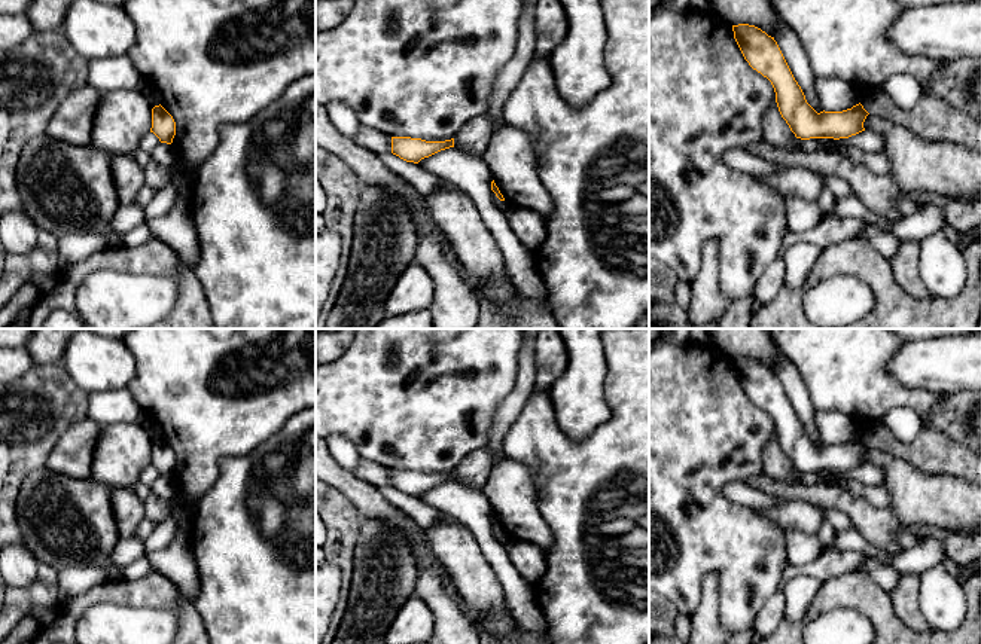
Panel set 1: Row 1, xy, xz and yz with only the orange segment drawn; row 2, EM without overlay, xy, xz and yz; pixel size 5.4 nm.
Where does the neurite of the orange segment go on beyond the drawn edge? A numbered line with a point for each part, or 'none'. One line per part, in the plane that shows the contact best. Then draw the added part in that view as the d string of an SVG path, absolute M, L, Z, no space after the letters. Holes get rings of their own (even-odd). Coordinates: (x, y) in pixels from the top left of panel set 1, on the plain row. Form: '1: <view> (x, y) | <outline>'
none

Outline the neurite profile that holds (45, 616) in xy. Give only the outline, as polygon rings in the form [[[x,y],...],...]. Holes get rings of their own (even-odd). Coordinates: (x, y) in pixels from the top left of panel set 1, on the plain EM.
[[[34,607],[25,616],[33,616],[39,623],[39,632],[48,629],[57,620],[57,607]]]

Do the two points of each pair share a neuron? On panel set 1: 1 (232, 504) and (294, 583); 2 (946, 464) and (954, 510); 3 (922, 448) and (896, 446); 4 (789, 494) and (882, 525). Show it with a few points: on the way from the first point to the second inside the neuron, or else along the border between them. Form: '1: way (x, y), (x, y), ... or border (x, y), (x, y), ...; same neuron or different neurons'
1: way (234, 524), (274, 564); same neuron
2: border (914, 467), (926, 473), (957, 476), (965, 481); different neurons
3: way (916, 448), (902, 448); same neuron
4: way (812, 494), (834, 496), (859, 510); same neuron

